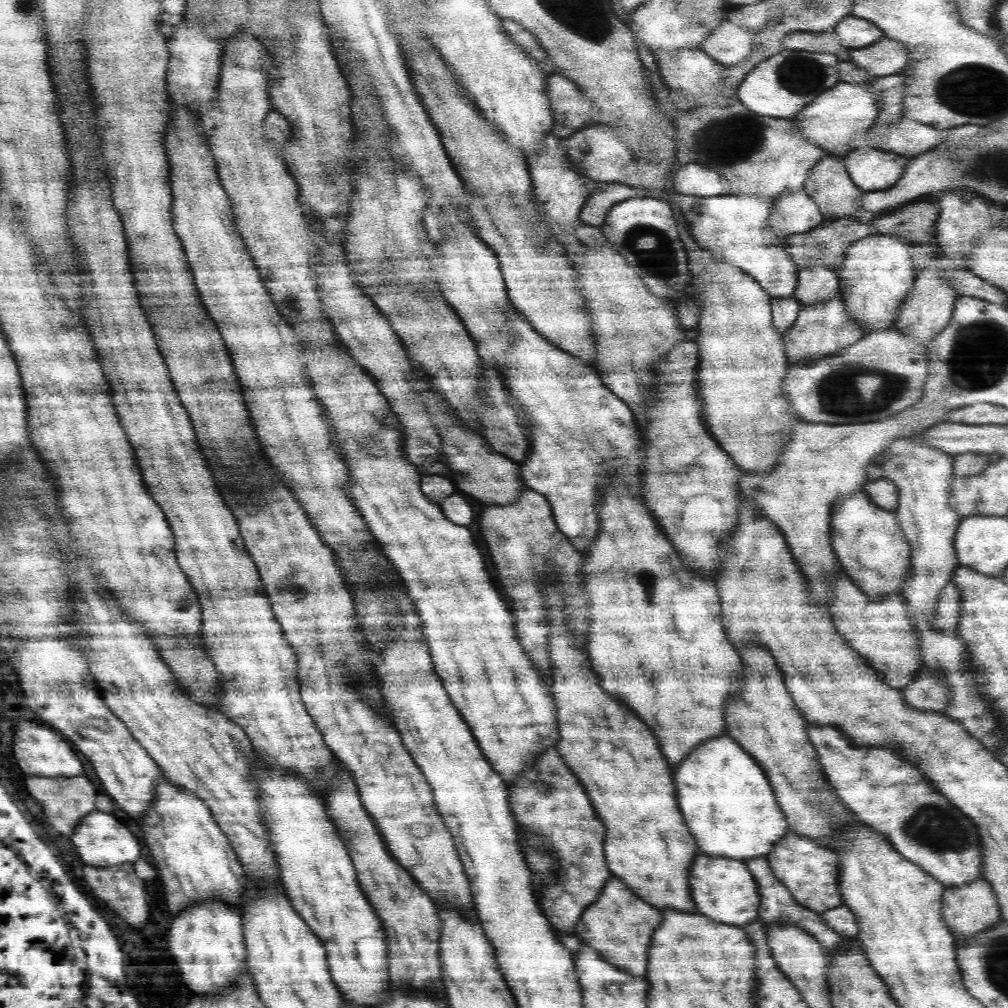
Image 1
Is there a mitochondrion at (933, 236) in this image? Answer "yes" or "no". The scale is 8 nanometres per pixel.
no

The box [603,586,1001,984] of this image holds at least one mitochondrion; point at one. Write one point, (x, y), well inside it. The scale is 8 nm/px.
(934, 827)

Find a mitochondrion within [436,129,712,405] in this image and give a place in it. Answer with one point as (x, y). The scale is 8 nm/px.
(648, 247)

